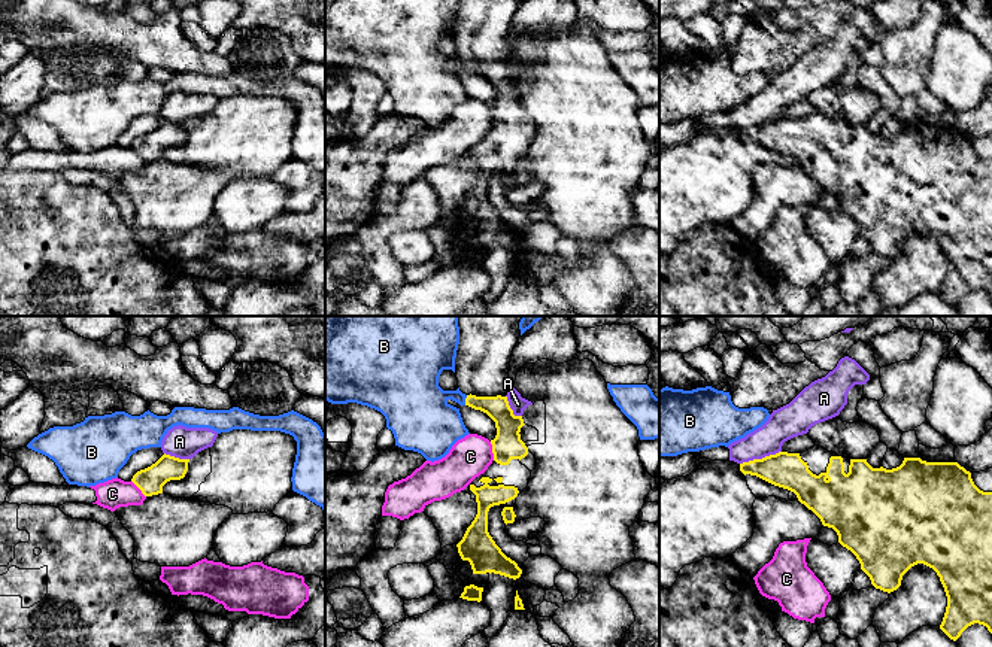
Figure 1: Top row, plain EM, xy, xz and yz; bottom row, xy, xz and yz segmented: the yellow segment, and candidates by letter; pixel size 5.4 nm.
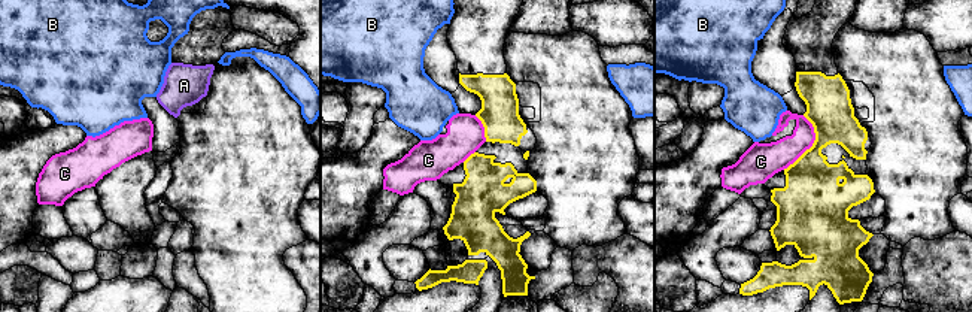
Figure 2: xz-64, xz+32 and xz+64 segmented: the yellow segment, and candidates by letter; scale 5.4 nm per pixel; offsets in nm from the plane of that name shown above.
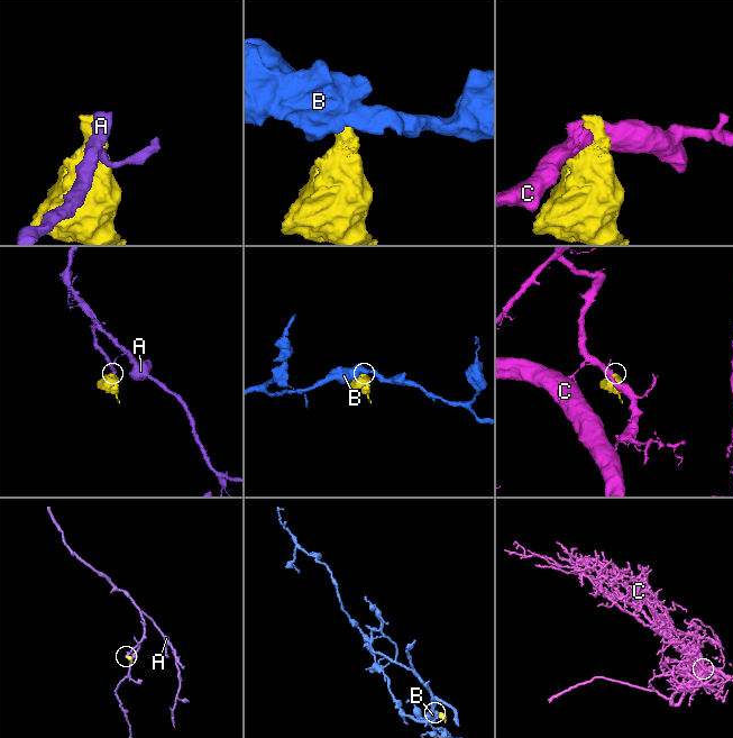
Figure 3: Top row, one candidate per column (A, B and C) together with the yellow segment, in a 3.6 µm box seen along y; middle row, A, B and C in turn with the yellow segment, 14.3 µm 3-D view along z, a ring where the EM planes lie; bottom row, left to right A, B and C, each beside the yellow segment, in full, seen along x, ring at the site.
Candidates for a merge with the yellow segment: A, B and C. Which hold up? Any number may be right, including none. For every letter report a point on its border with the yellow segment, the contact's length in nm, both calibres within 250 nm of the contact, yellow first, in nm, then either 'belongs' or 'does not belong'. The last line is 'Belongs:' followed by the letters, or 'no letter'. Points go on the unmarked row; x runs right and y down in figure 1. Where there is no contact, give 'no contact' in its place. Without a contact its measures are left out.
A: contact yz (760, 125); length 240 nm; calibres 190 and 180 nm; does not belong
B: contact xz (466, 66); length 60 nm; calibres 130 and 320 nm; does not belong
C: contact xz (493, 117); length 110 nm; calibres 160 and 220 nm; does not belong
Belongs: no letter

